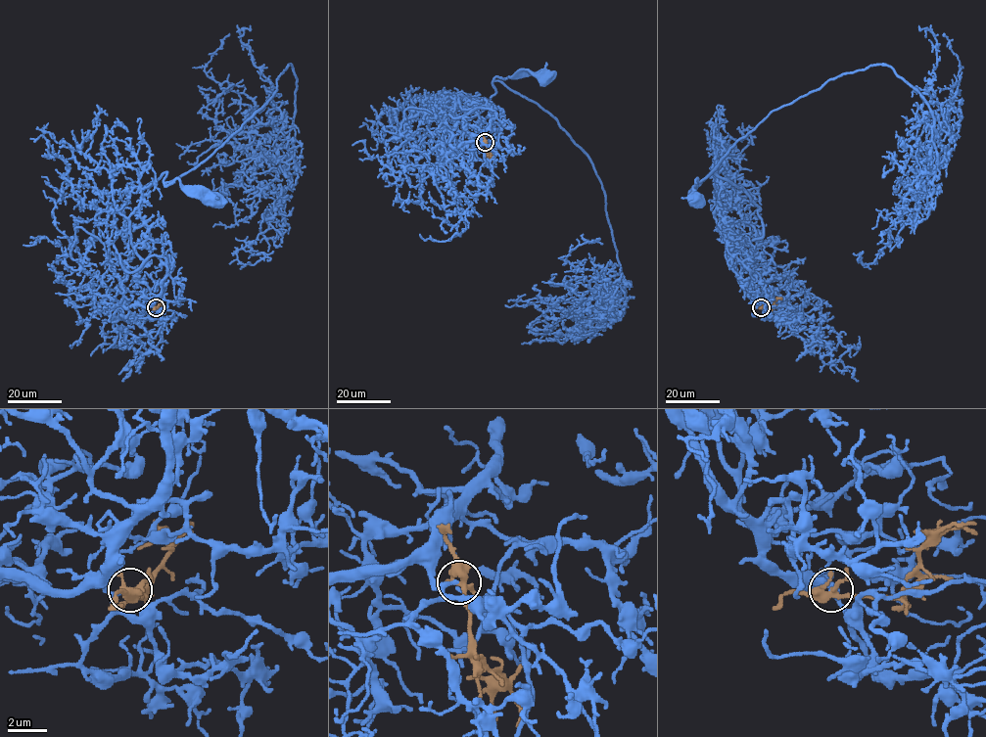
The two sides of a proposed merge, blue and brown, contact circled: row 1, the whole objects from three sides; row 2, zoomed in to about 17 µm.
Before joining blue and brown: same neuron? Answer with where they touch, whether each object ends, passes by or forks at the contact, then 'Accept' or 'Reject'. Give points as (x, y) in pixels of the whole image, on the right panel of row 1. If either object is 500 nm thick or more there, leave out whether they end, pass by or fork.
Place: (761, 307). At the ring blue passes by. At the ring brown forks. Accept

